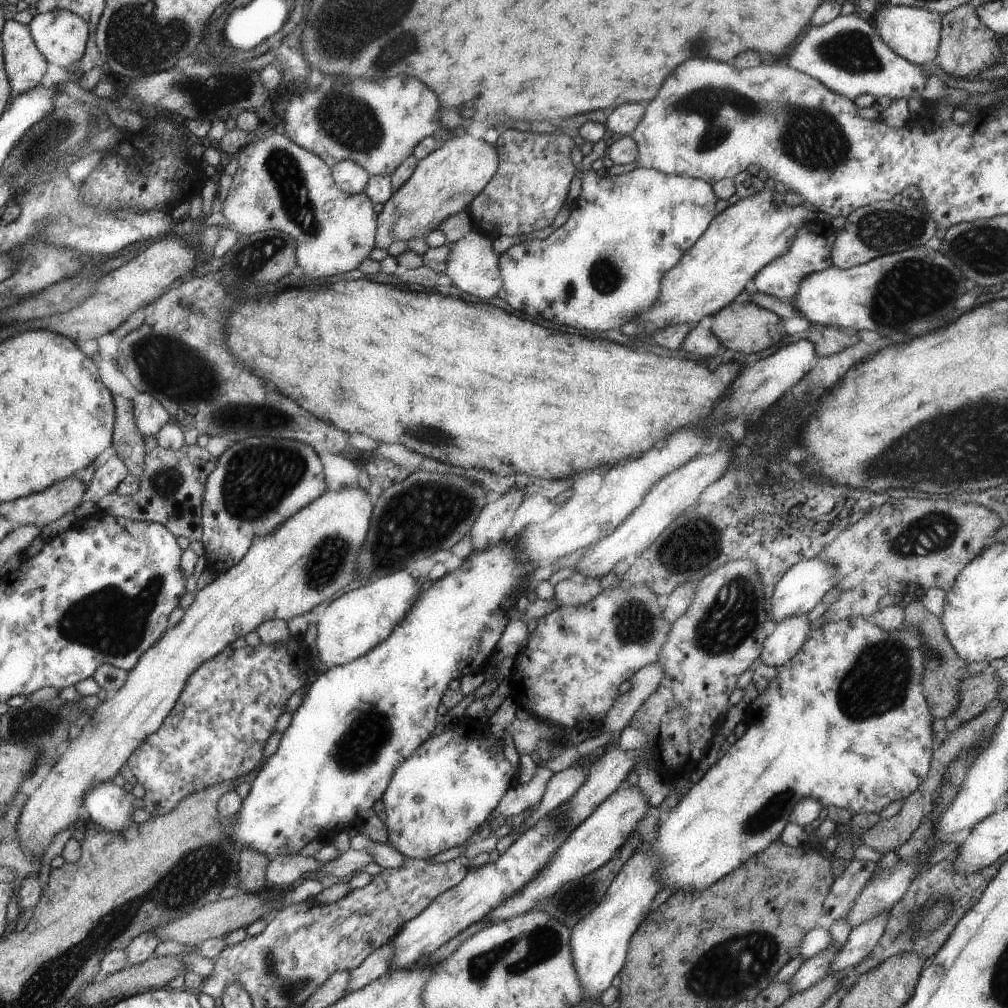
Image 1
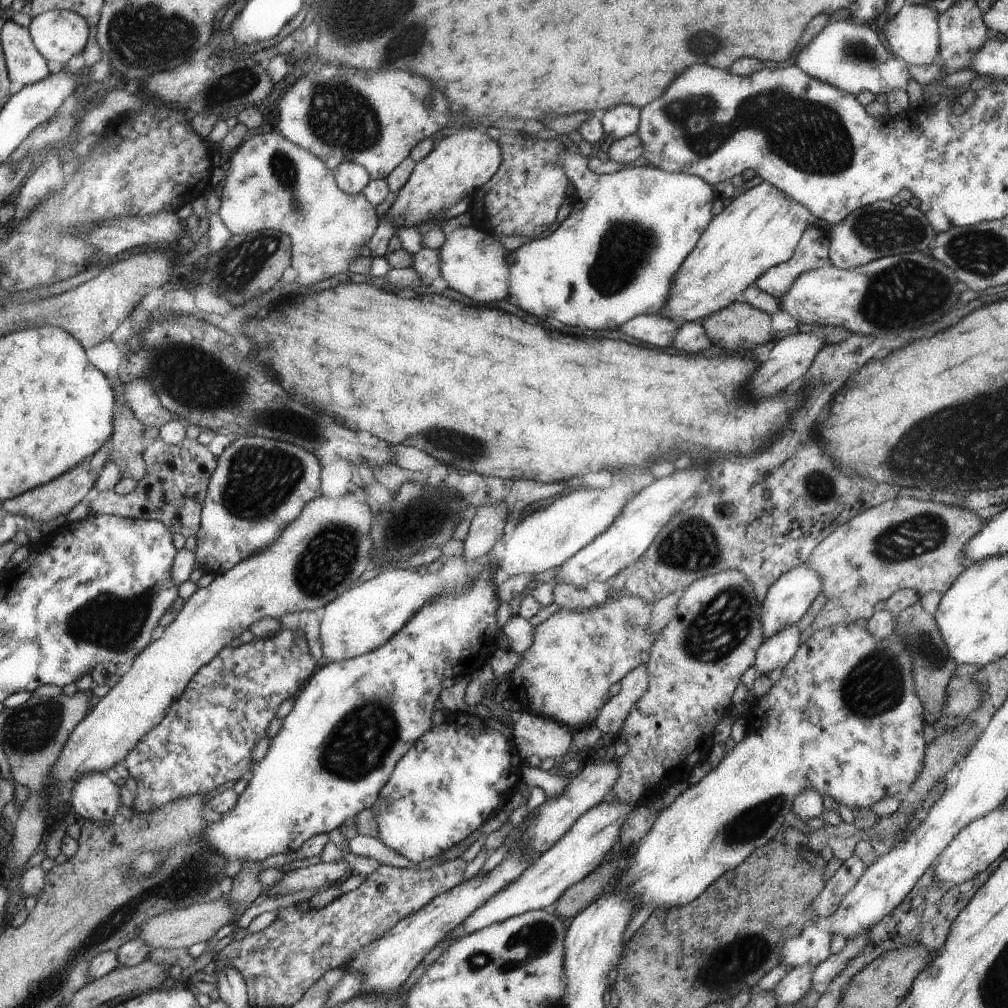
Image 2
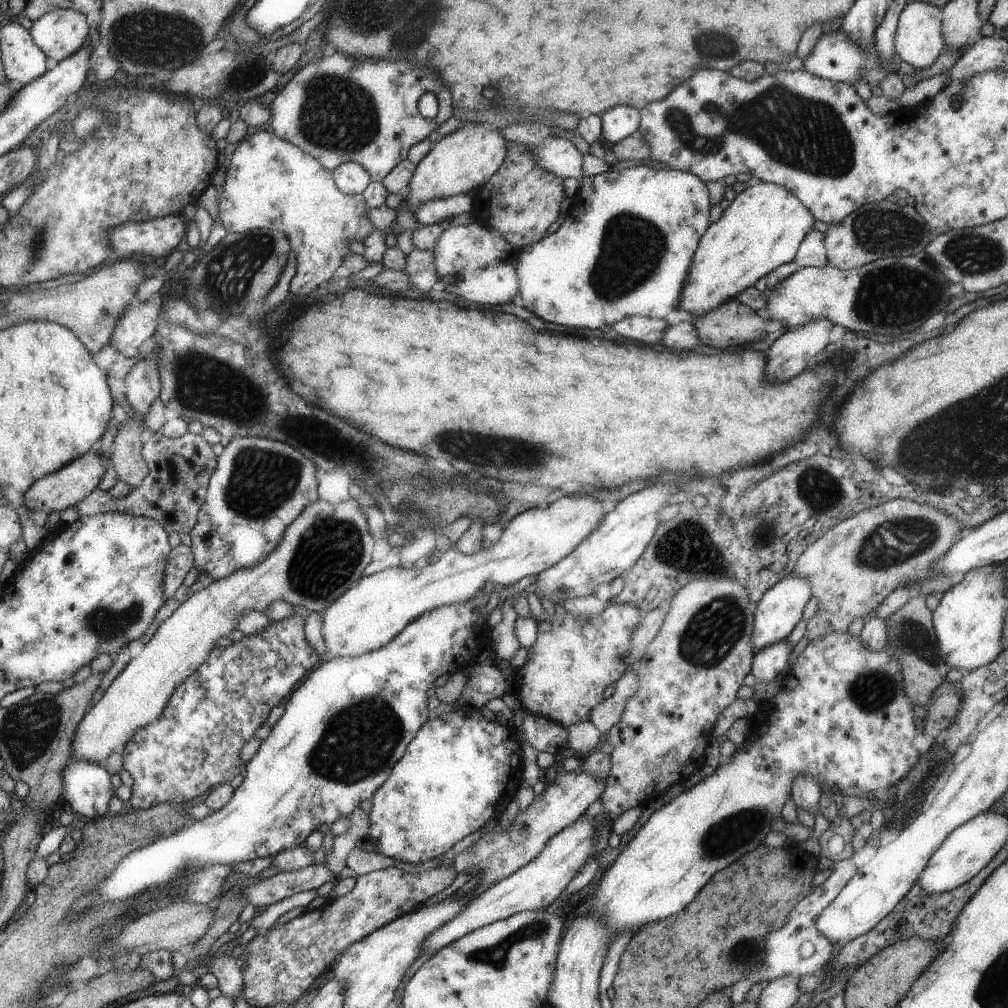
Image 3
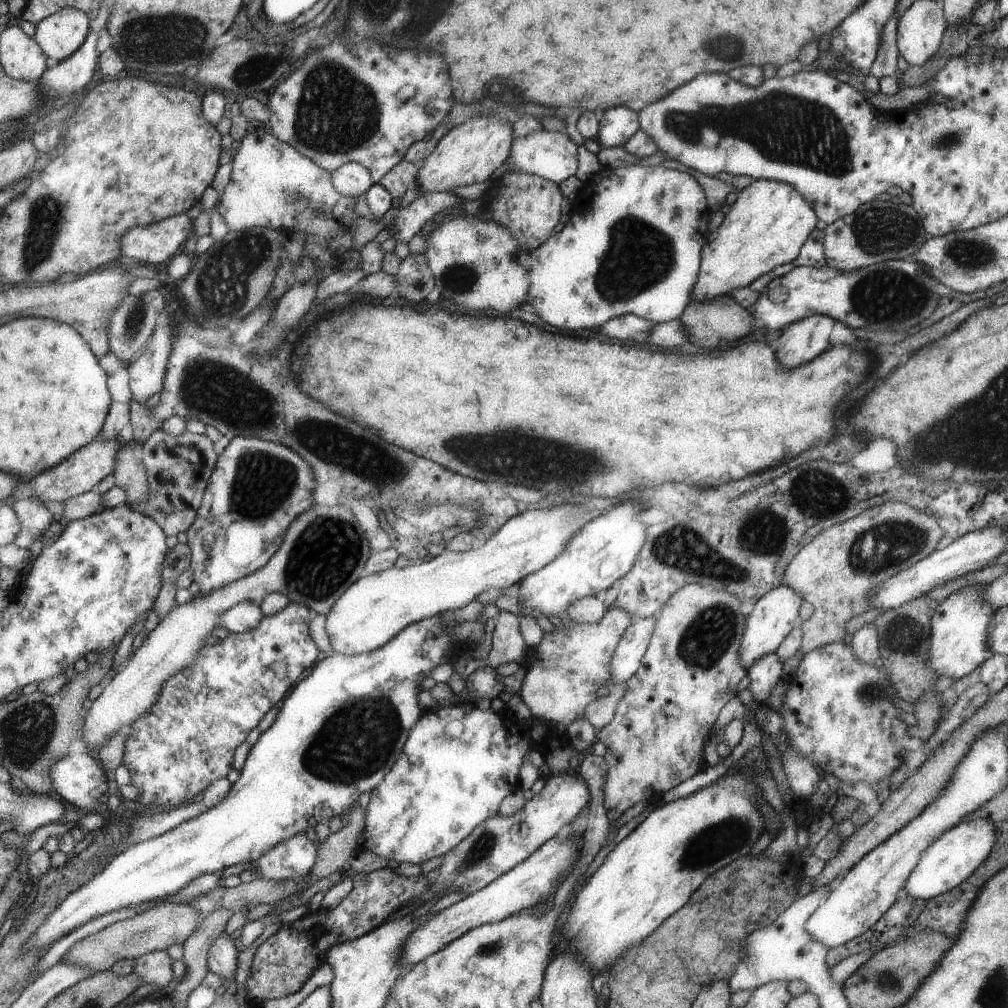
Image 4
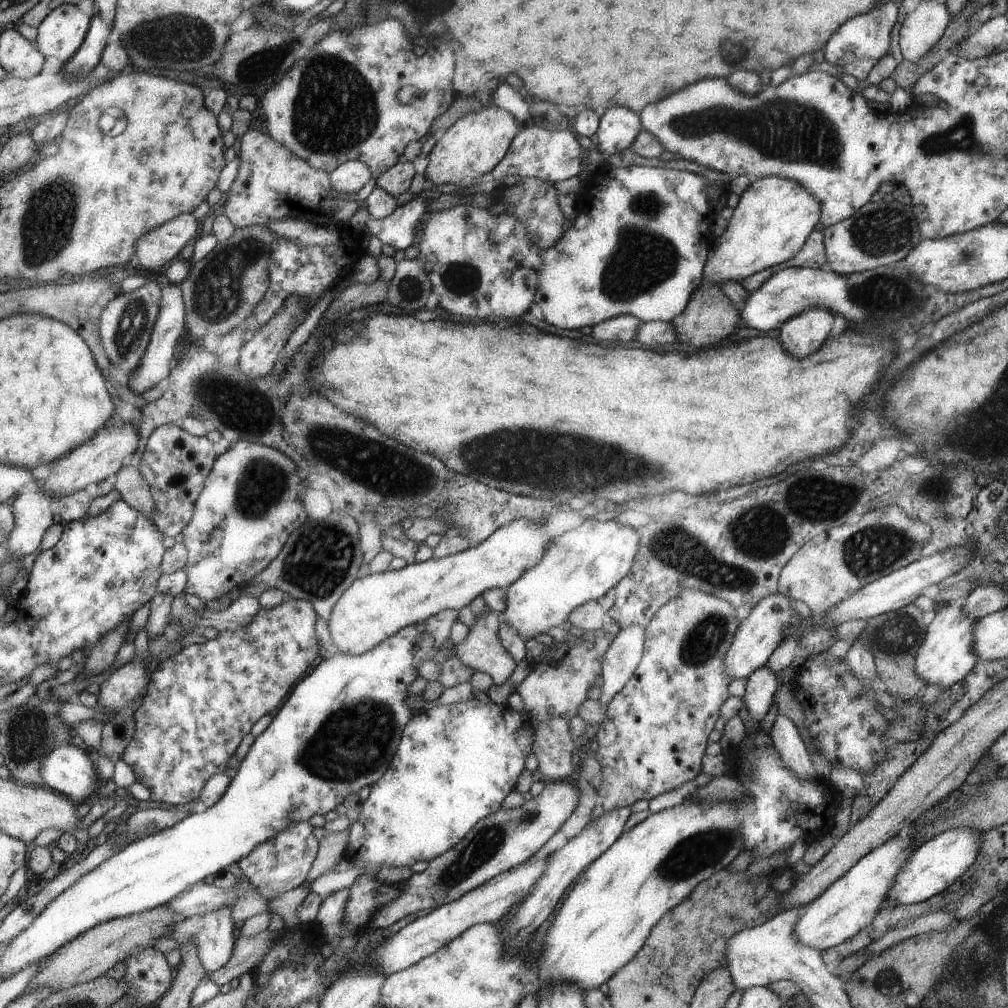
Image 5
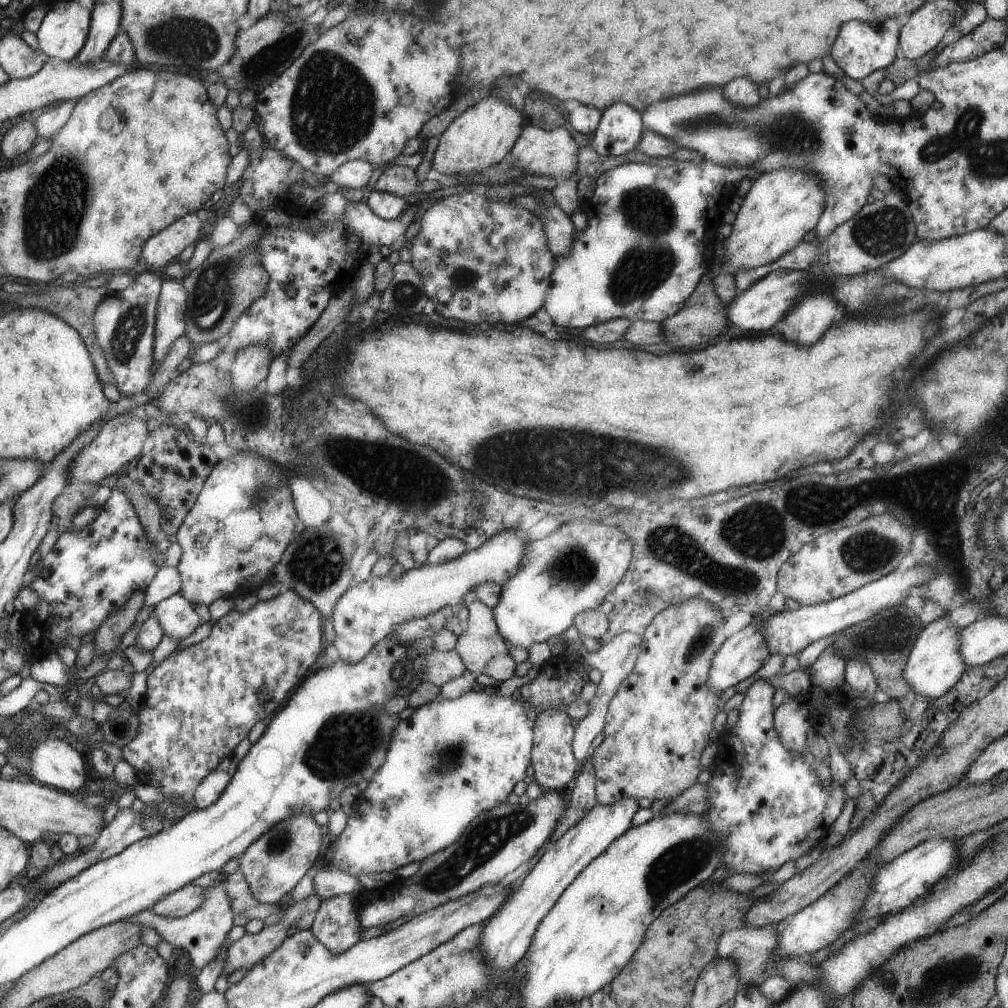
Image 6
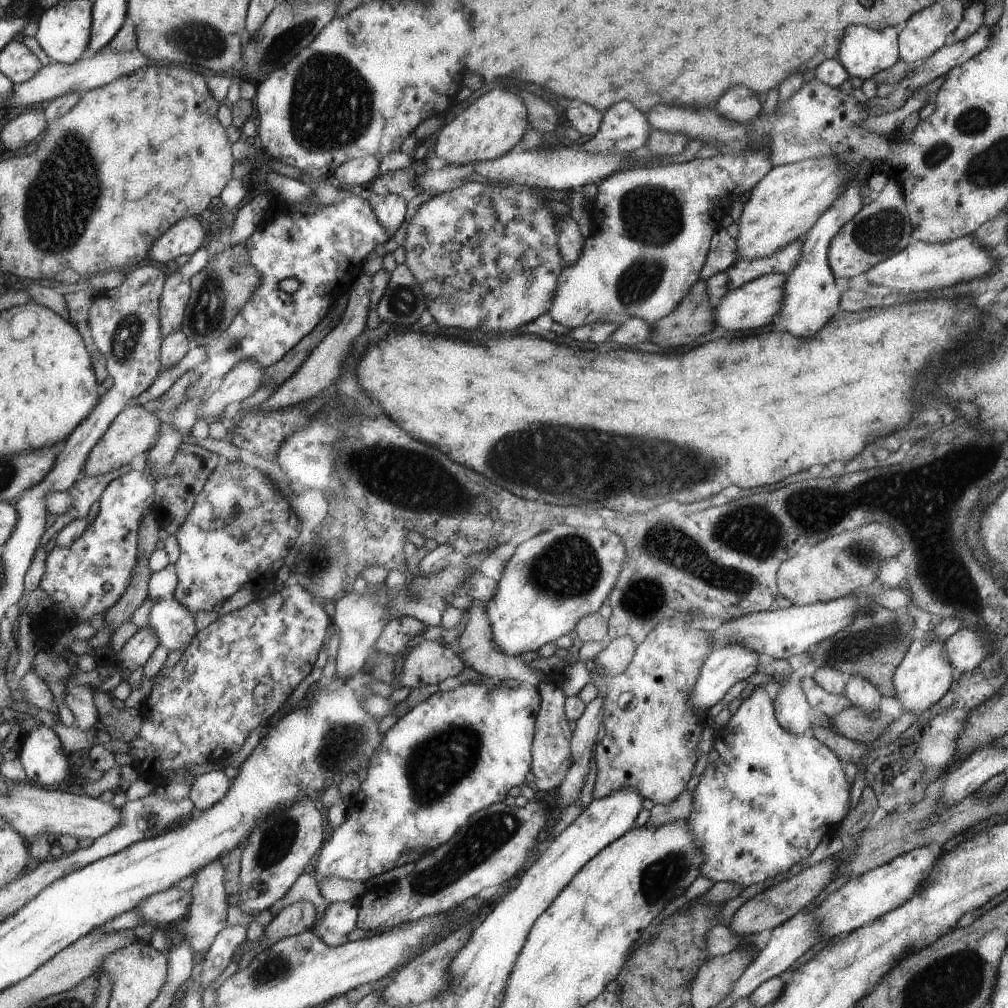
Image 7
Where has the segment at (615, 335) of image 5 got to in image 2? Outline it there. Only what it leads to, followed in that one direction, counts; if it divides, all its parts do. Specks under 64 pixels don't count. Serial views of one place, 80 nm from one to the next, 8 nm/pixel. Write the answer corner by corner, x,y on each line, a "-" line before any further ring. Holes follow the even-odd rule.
637,315
618,329
623,334
635,338
637,342
665,348
672,343
680,326
671,319
659,315

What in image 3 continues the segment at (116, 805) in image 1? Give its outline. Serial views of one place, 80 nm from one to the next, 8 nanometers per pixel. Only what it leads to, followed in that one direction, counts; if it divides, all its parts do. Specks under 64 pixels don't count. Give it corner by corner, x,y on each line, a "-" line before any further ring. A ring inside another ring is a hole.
73,759
63,768
63,782
63,796
73,812
90,820
110,814
109,802
116,796
115,788
110,772
102,764

